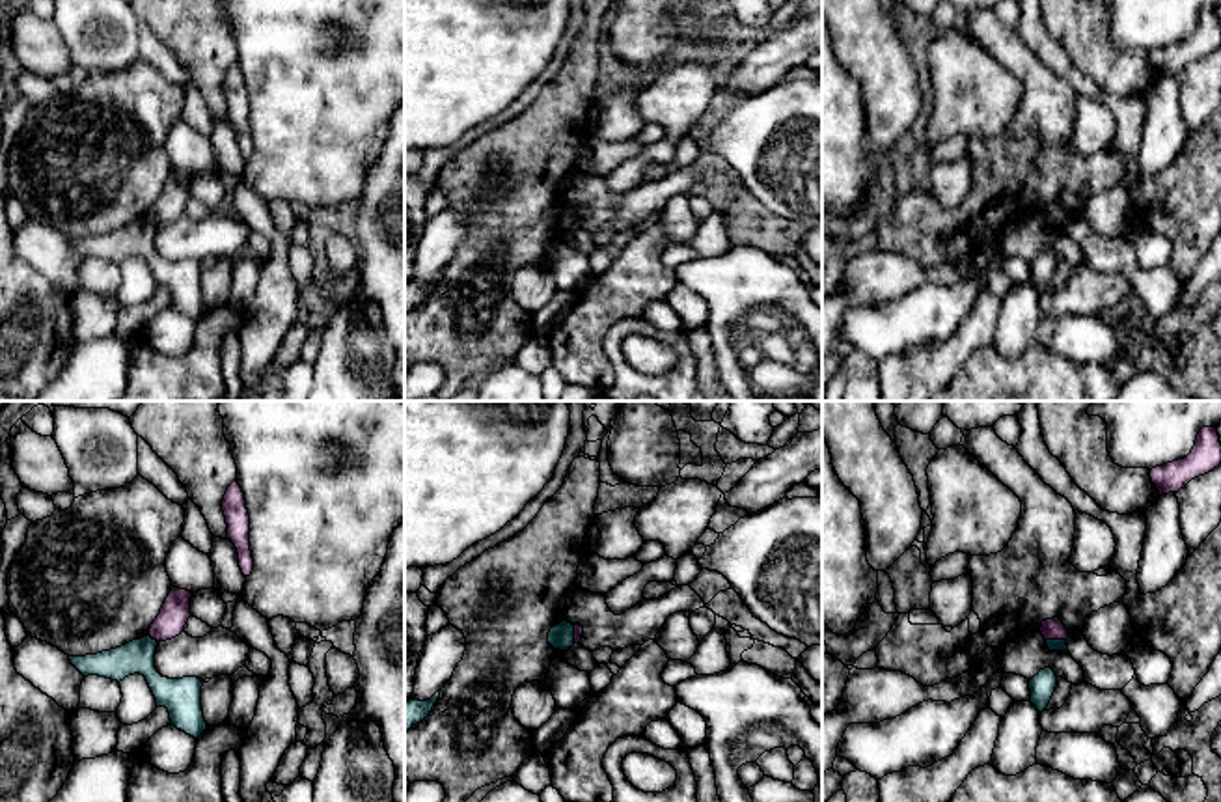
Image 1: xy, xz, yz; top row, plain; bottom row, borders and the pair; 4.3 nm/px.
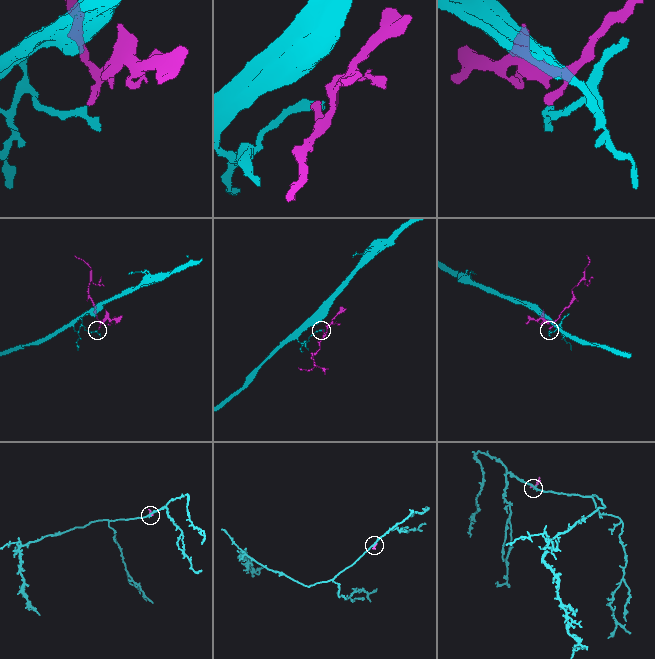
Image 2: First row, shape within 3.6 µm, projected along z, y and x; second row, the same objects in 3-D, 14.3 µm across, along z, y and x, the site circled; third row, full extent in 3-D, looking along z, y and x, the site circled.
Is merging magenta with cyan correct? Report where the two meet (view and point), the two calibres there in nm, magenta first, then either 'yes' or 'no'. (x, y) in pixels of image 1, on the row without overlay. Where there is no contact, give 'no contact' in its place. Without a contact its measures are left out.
meets magenta in yz at (1056, 221); 100 nm thick on the magenta side, 50 nm on the other; no

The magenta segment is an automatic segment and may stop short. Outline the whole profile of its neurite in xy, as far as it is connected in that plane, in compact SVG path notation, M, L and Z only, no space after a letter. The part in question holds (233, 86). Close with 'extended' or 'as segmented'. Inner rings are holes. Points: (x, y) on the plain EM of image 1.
M233 63L222 82L222 93L227 106L227 121L235 127L239 136L239 149L244 159L254 153L254 140L250 132L250 97L240 67Z; as segmented

